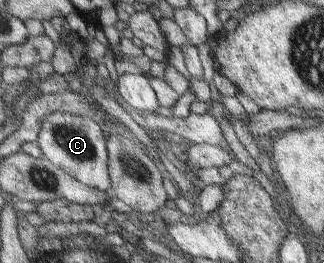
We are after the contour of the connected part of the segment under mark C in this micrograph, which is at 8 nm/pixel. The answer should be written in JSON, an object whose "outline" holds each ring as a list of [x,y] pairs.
{"outline":[[[60,112],[51,114],[43,122],[38,145],[44,157],[50,159],[70,176],[77,178],[86,186],[112,194],[113,184],[109,169],[108,148],[106,148],[107,137],[98,123],[92,117],[82,115]]]}

